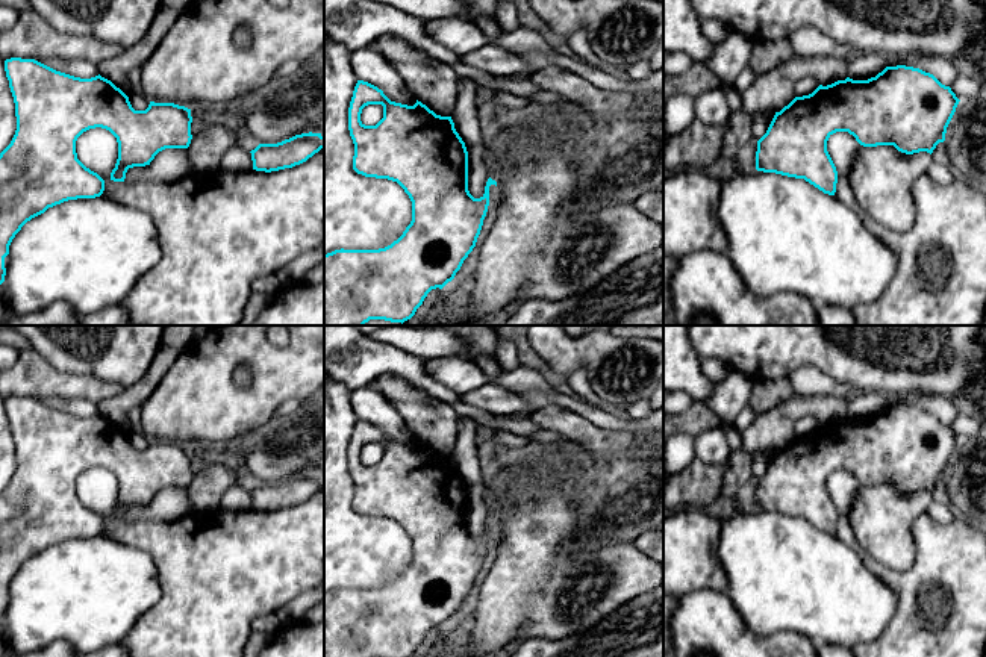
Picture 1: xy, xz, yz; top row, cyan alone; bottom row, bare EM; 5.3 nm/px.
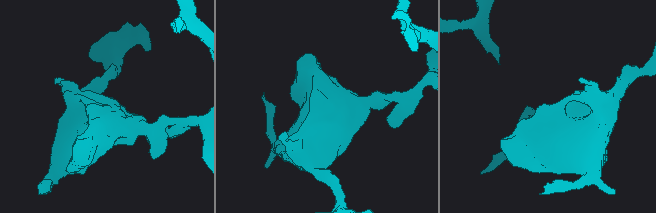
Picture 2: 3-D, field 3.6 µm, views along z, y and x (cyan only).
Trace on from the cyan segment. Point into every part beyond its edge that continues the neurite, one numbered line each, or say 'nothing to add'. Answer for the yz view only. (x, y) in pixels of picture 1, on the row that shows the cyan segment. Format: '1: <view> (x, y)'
nothing to add

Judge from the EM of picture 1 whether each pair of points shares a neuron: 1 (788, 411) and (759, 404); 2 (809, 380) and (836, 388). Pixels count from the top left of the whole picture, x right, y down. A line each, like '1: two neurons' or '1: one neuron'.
1: two neurons
2: one neuron

